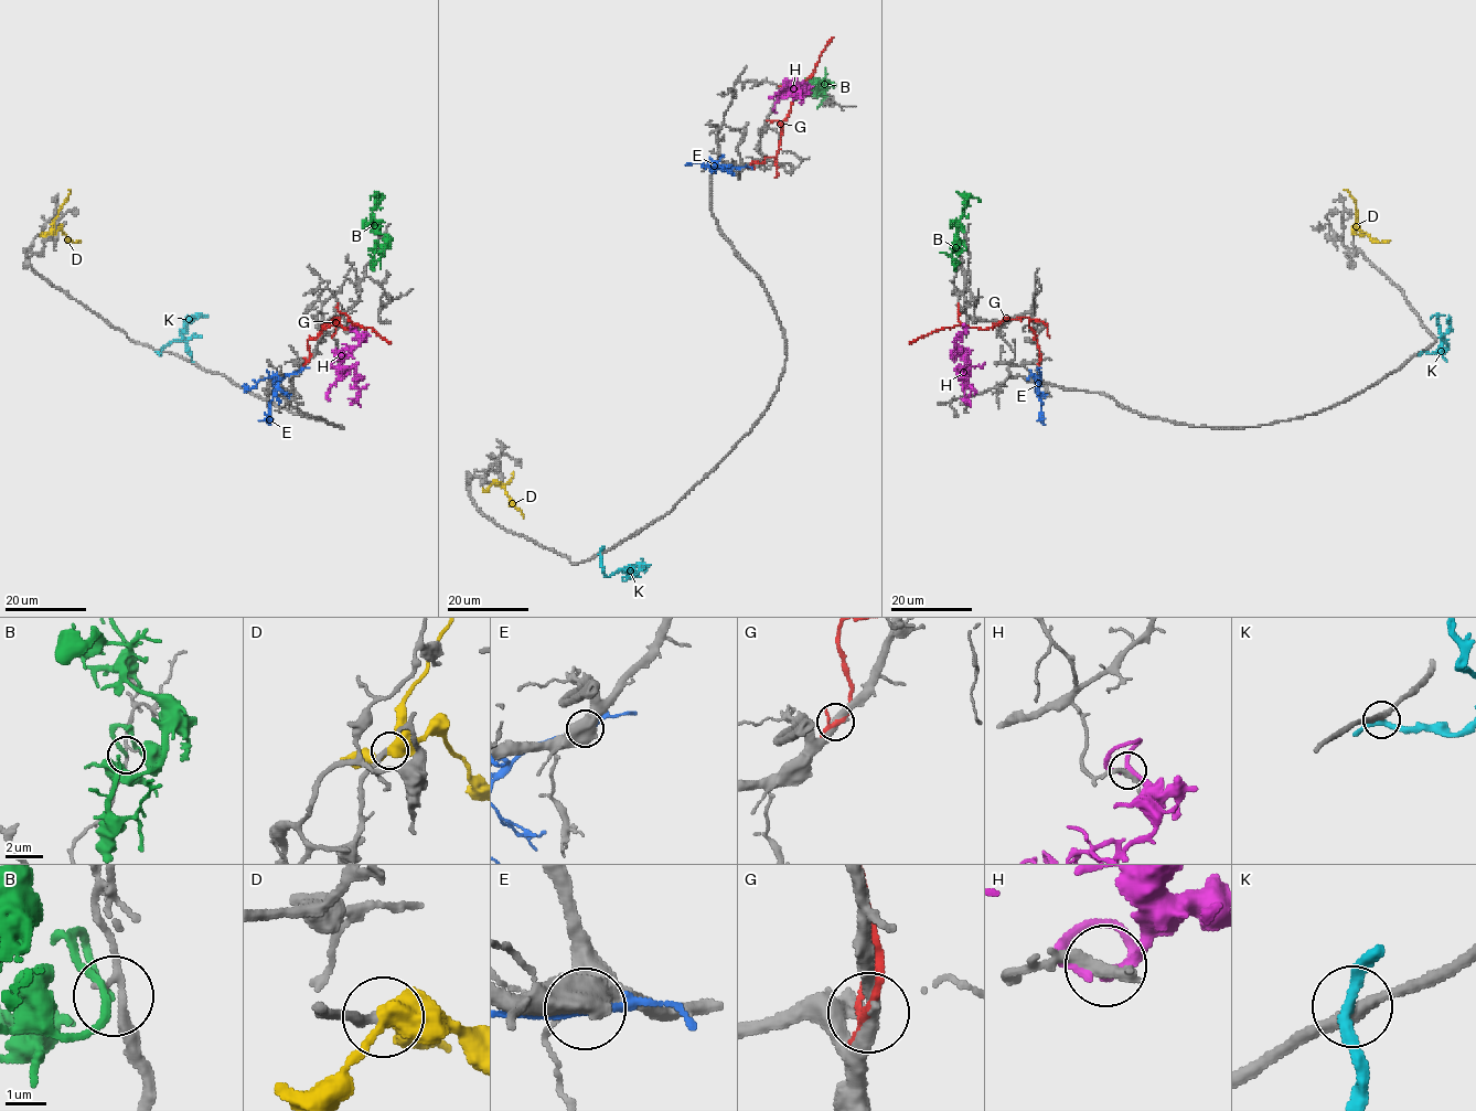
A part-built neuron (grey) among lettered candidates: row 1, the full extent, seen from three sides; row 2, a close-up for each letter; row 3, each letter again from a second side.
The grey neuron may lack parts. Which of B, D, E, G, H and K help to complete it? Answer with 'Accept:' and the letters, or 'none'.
Accept: D

